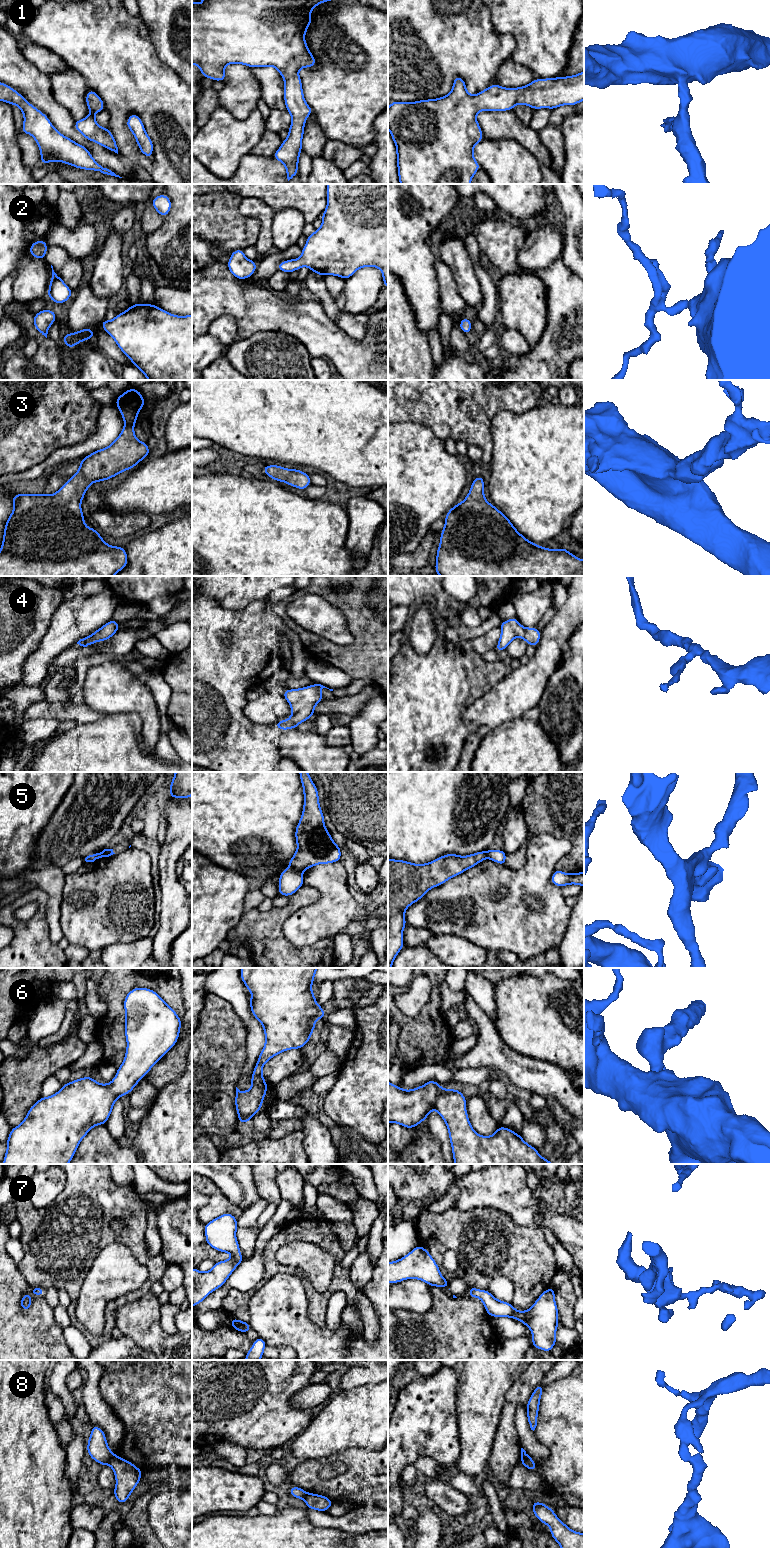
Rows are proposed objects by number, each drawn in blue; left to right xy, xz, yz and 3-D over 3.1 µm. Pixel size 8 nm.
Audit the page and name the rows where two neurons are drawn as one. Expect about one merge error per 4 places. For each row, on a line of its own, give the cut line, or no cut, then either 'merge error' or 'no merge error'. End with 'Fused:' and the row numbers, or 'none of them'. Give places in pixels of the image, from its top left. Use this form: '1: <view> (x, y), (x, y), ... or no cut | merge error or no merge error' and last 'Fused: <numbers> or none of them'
1: no cut | no merge error
2: no cut | no merge error
3: no cut | no merge error
4: no cut | no merge error
5: xz (289, 867), (300, 871) | merge error
6: no cut | no merge error
7: no cut | no merge error
8: xy (113, 1454), (107, 1463) | merge error
Fused: 5, 8

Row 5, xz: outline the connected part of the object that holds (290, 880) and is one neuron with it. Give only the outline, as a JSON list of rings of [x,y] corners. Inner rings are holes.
[[[288,868],[279,874],[278,895],[292,896],[304,884],[301,871]]]

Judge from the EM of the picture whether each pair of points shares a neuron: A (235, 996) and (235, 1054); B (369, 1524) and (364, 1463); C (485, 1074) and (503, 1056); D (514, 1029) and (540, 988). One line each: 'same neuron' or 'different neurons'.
A: different neurons
B: different neurons
C: different neurons
D: same neuron

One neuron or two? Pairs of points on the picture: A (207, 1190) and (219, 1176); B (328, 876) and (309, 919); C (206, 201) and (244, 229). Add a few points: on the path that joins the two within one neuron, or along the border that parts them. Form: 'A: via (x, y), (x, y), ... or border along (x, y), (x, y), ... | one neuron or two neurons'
A: border along (202, 1174), (208, 1177), (228, 1200) | two neurons
B: via (328, 887), (328, 900), (320, 908) | one neuron
C: via (215, 210), (235, 229) | one neuron

